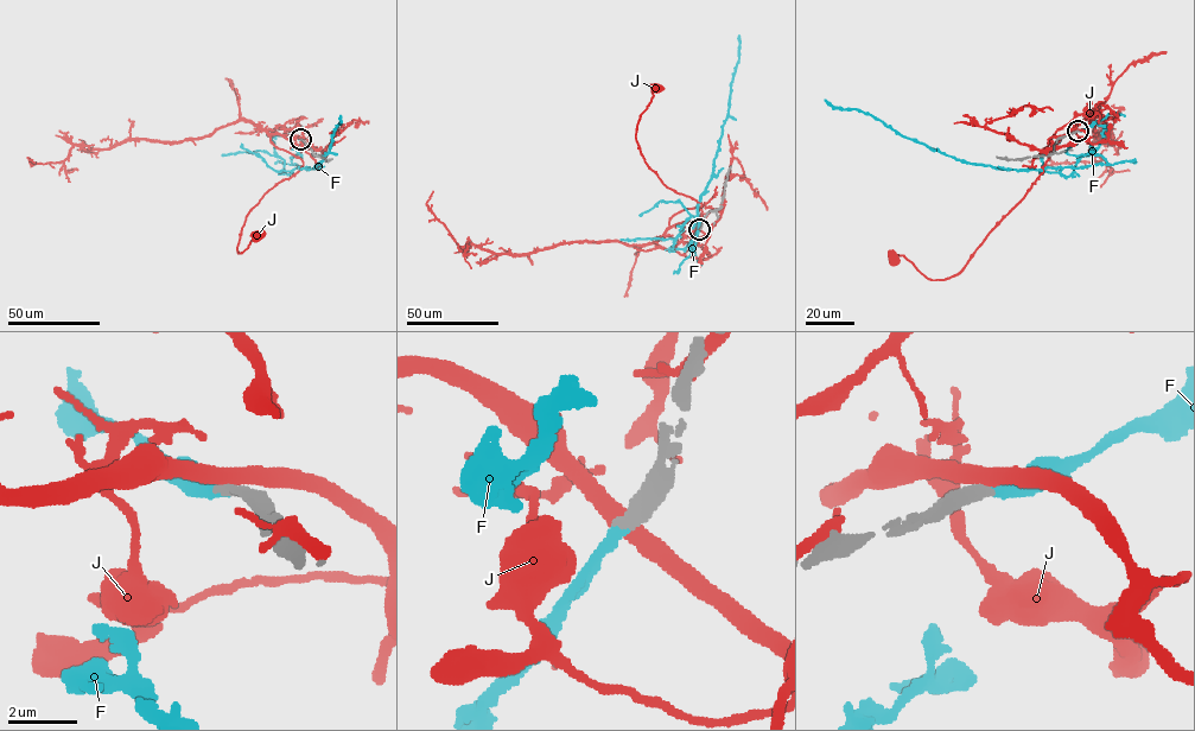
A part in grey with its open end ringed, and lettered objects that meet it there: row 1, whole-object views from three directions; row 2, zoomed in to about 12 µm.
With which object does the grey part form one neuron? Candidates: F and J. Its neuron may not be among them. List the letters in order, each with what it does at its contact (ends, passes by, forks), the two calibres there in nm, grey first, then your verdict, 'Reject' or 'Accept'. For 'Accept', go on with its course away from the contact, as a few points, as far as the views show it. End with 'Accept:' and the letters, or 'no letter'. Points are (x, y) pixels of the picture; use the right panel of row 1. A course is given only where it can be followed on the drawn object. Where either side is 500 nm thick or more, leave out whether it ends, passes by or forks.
F: It ends there. Thickness 400 nm (grey) against 360 nm. Accept. Its course: (1079, 131), (1104, 126), (1100, 145), (1068, 176), (1059, 167), (992, 167), (961, 161), (870, 114), (825, 100)
J: It passes by. Thickness 400 nm (grey) against 480 nm. Reject
Accept: F

